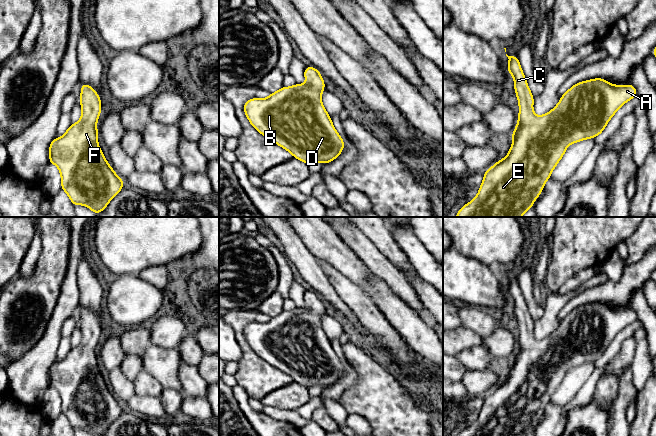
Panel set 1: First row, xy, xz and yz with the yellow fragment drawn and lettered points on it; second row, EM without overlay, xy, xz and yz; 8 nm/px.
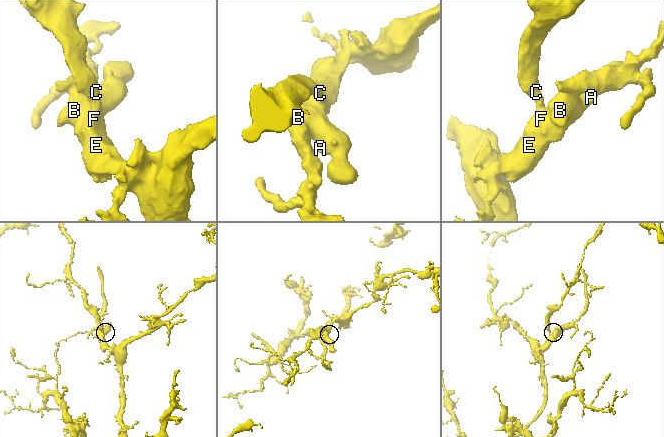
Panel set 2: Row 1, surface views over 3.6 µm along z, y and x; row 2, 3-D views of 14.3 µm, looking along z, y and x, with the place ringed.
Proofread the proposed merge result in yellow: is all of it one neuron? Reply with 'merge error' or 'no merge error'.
no merge error

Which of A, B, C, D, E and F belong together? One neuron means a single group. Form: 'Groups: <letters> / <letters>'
Groups: A B C D E F

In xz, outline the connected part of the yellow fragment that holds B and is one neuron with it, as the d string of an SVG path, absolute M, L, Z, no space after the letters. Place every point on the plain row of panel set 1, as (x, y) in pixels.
M306 290L304 301L306 309L283 310L267 322L251 322L245 326L243 333L250 348L260 358L286 373L294 382L308 389L313 386L325 389L344 374L344 365L323 330L321 321L325 306L319 294Z

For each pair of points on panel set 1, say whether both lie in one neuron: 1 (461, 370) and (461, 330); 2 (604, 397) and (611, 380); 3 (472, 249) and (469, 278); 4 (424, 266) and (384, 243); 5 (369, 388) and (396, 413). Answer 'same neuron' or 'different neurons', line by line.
1: same neuron
2: same neuron
3: different neurons
4: different neurons
5: same neuron

